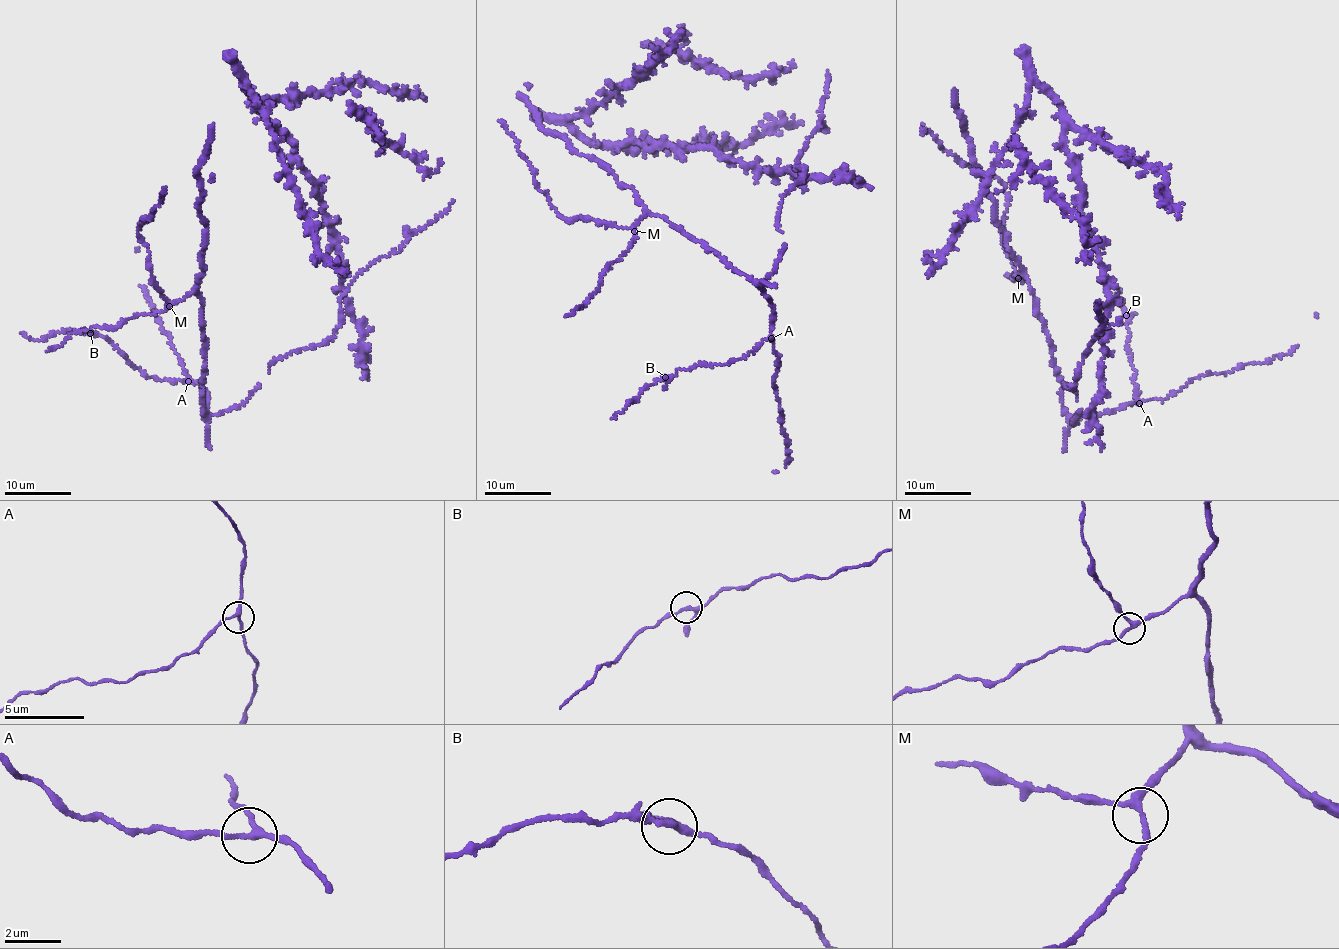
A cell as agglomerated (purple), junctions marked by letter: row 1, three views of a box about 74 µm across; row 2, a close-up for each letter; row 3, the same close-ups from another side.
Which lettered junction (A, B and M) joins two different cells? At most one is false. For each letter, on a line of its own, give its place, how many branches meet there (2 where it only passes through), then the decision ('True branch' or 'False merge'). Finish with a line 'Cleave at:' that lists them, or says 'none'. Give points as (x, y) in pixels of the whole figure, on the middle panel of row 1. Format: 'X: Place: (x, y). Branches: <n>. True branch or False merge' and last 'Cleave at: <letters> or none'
A: Place: (771, 338). Branches: 3. True branch
B: Place: (665, 377). Branches: 3. True branch
M: Place: (634, 231). Branches: 3. True branch
Cleave at: none

